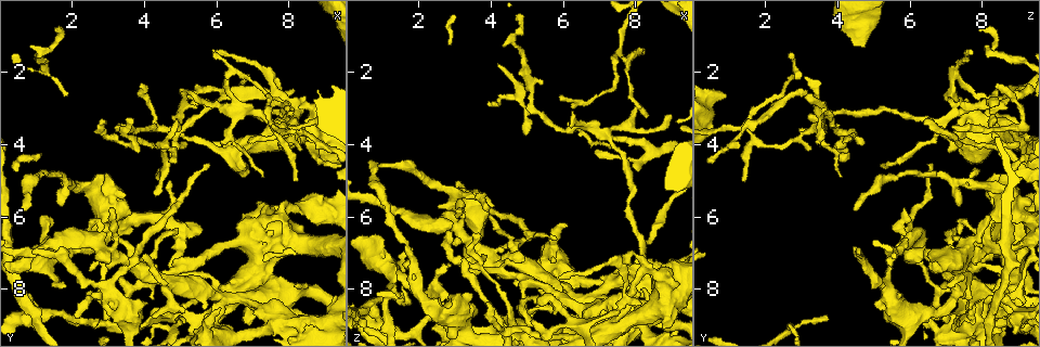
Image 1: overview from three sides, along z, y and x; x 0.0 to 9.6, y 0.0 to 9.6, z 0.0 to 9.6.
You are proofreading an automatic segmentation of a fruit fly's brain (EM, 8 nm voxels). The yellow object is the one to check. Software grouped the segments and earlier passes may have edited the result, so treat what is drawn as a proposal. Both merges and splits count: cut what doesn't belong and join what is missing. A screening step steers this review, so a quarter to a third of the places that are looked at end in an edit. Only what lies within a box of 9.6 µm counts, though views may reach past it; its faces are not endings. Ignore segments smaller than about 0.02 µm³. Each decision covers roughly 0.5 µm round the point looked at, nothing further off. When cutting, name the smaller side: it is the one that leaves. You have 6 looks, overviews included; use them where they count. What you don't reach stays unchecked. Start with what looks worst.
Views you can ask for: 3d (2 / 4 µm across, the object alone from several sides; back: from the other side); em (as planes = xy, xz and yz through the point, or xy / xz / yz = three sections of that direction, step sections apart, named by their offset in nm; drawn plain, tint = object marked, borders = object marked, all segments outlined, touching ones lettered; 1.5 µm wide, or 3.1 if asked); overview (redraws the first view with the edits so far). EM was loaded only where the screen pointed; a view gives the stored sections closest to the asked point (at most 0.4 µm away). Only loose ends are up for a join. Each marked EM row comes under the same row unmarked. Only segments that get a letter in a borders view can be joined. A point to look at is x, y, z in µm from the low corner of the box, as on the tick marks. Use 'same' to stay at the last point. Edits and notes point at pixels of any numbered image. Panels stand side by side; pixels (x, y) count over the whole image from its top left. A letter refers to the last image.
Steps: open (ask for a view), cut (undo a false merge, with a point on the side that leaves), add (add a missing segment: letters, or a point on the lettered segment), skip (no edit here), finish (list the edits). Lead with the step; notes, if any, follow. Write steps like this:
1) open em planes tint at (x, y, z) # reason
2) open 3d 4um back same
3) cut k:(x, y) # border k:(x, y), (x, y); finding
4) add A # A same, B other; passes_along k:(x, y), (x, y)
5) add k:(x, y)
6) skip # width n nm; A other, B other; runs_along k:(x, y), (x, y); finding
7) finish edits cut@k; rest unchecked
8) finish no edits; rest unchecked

open 3d 2um at (7.30, 3.15, 3.80) # arms part here

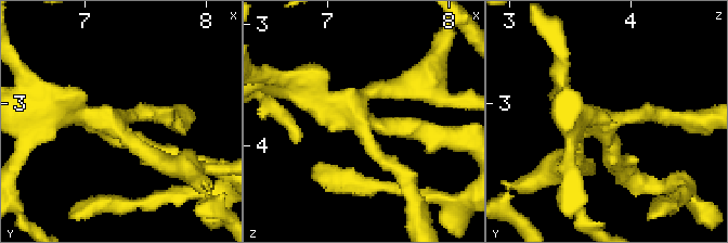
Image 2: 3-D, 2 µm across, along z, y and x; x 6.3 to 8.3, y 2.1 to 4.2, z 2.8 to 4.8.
open em planes borders at (7.20, 3.18, 3.78) # arms 4

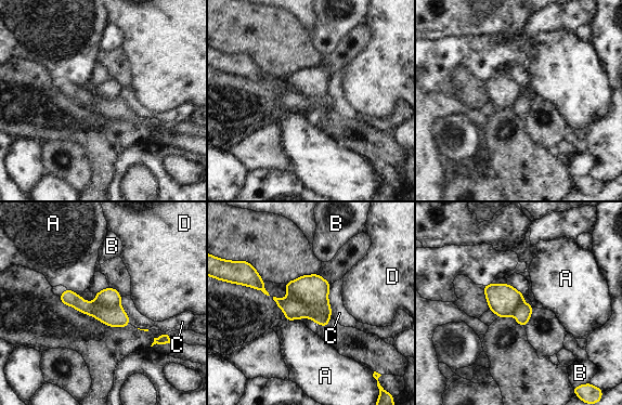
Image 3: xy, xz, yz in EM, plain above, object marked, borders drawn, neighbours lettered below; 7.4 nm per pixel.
cut 3:(312, 289) # width 220 nm; A other, B other, C other, D other; border 3:(288, 296), (312, 304), (314, 316); two neurons meet here

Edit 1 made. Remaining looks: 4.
open overview # redraw

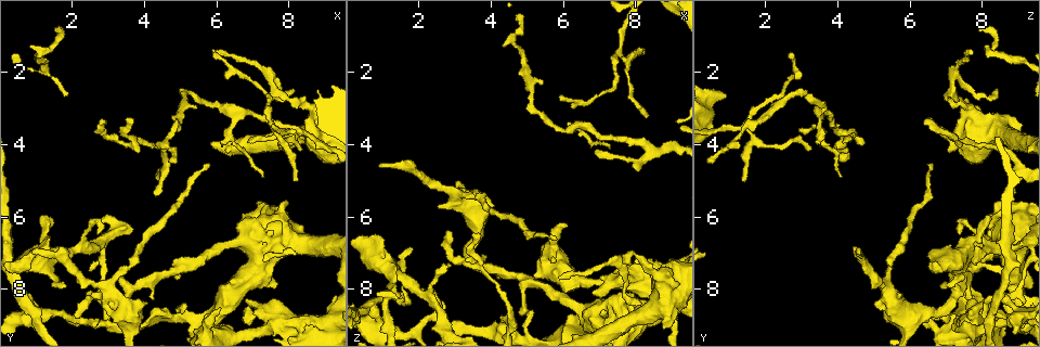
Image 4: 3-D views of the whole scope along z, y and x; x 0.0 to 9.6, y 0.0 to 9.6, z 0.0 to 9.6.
open em planes borders at (5.90, 1.55, 2.65) # free end

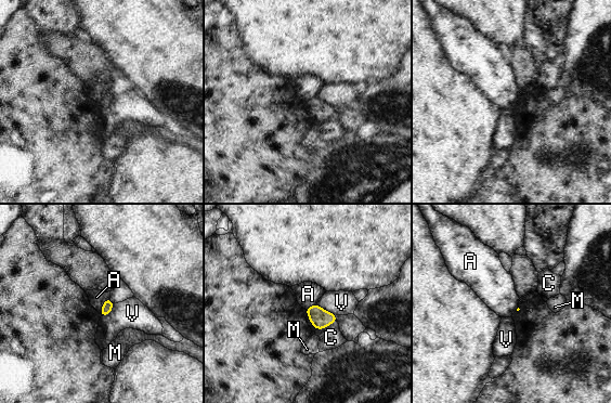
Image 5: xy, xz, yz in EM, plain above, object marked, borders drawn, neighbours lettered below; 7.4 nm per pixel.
skip # A other, C other, M other, V other; border 5:(109, 298), (104, 301), (99, 312); no lettered segment goes on from it

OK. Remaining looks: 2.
finish edits cut@3; rest unchecked

